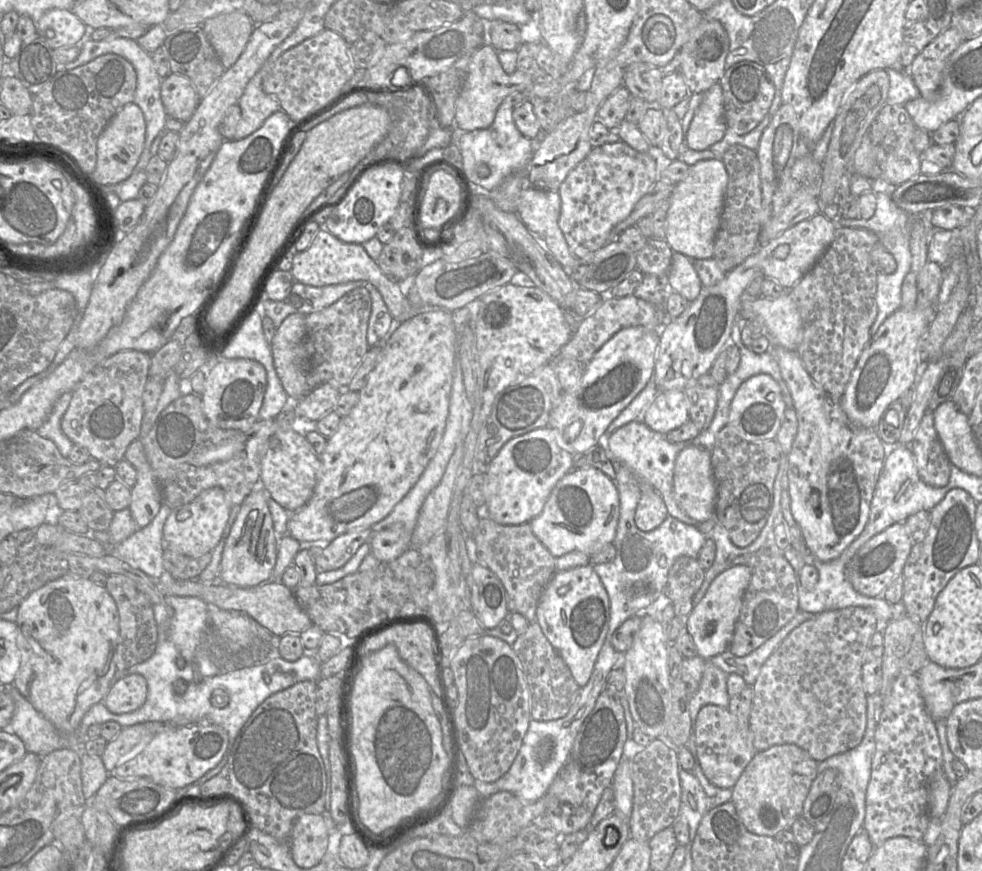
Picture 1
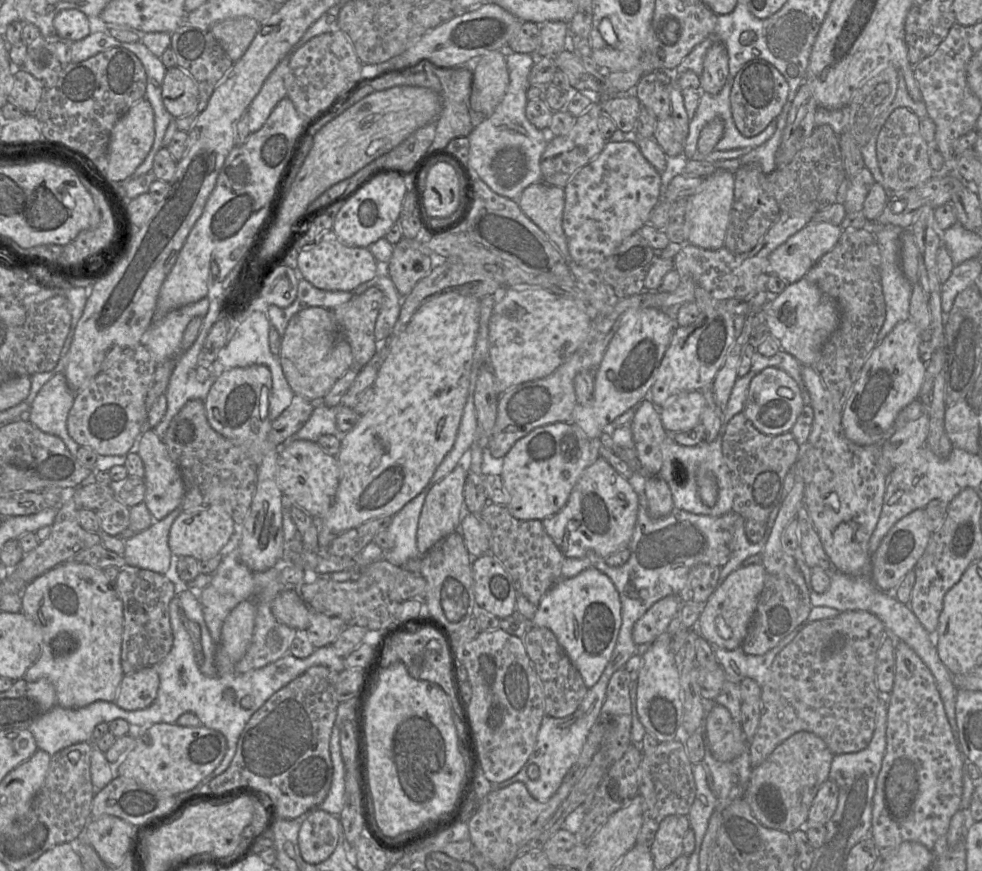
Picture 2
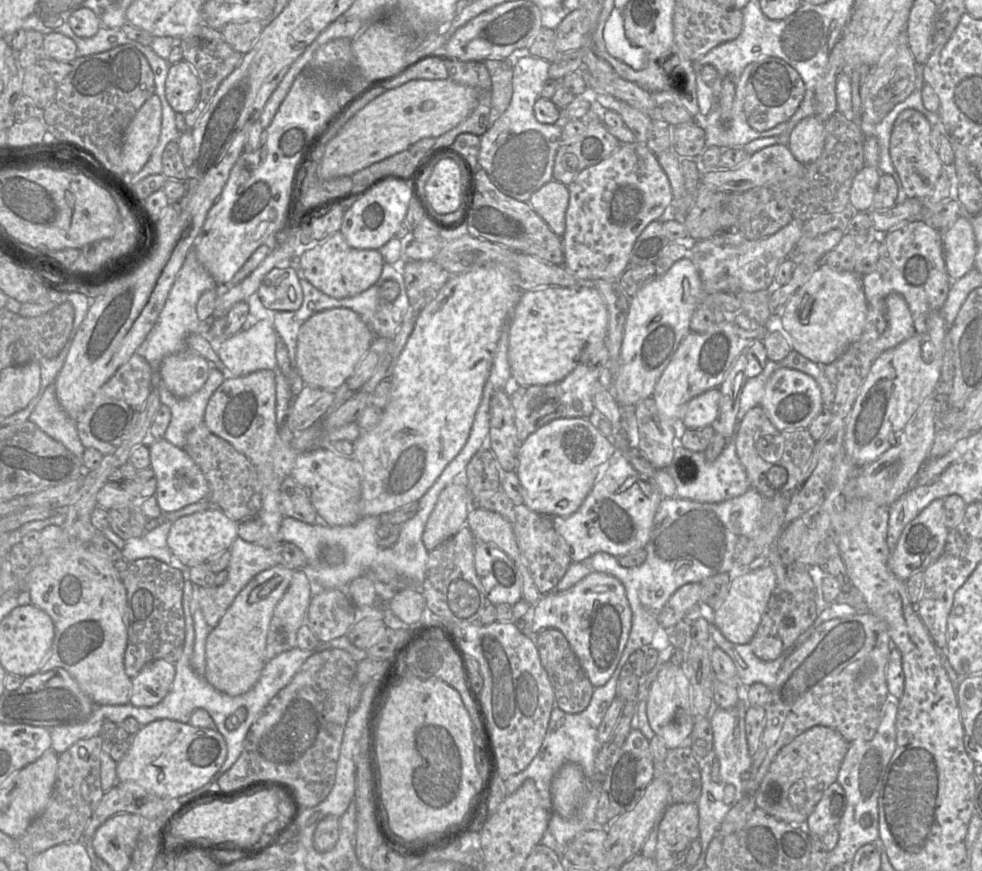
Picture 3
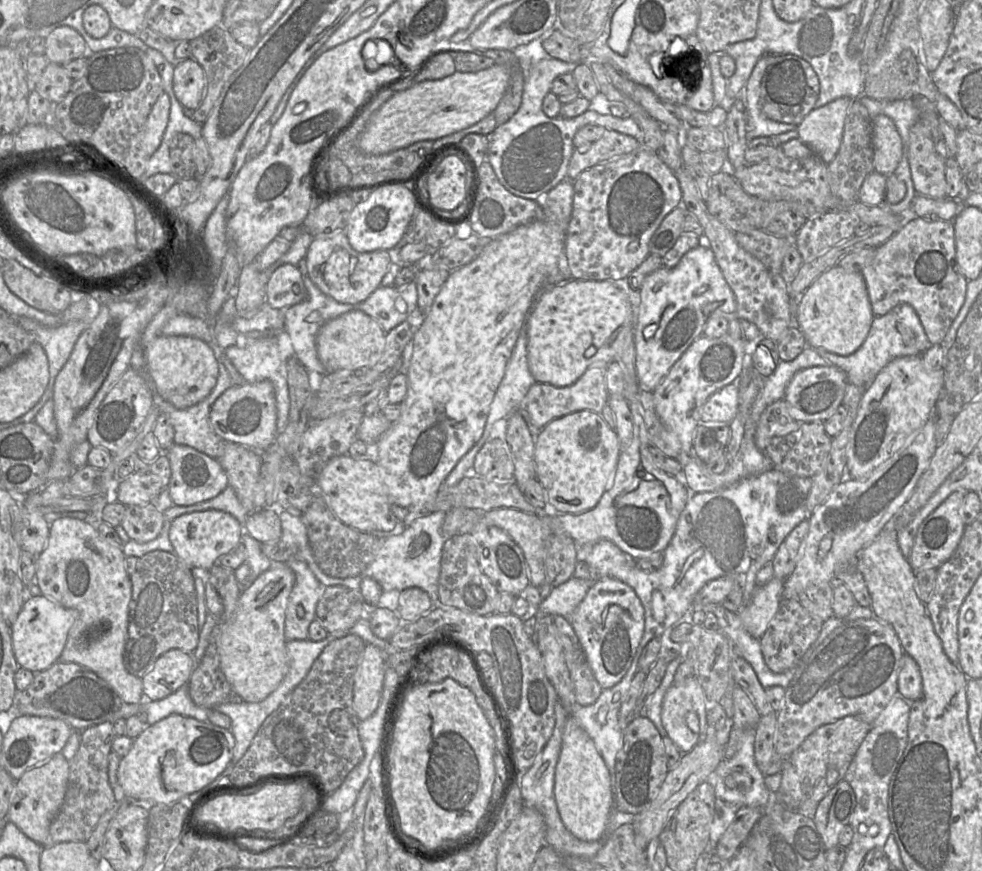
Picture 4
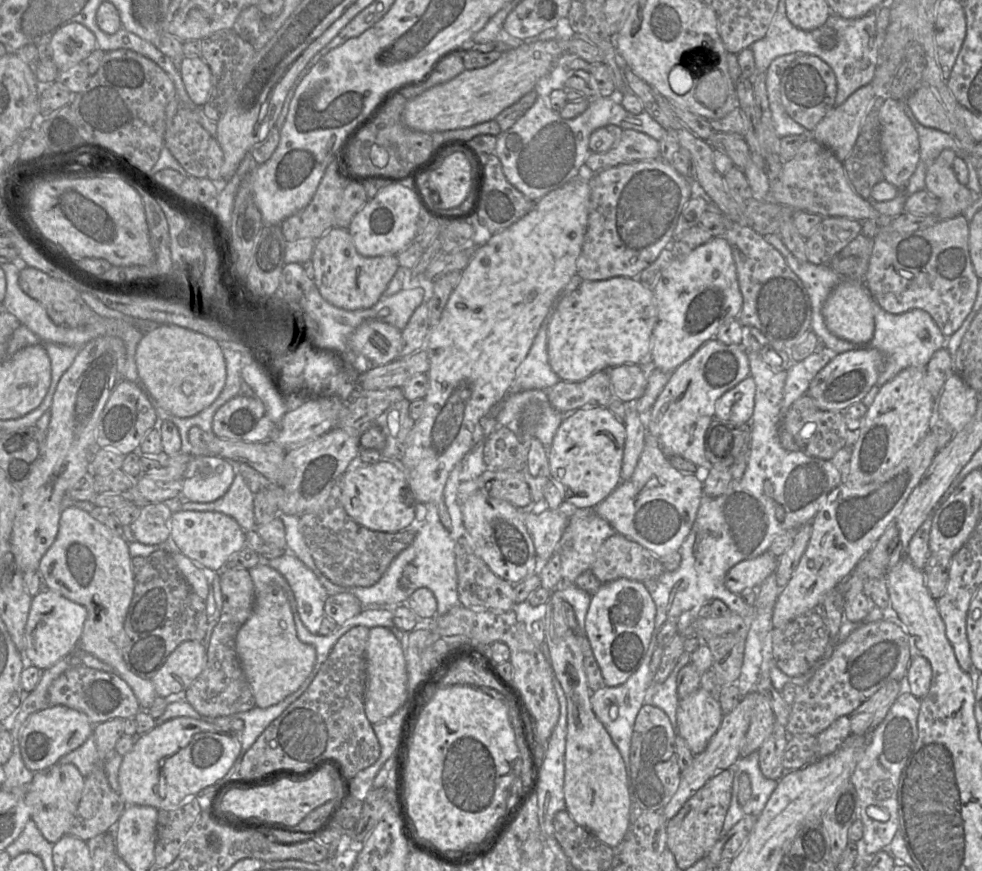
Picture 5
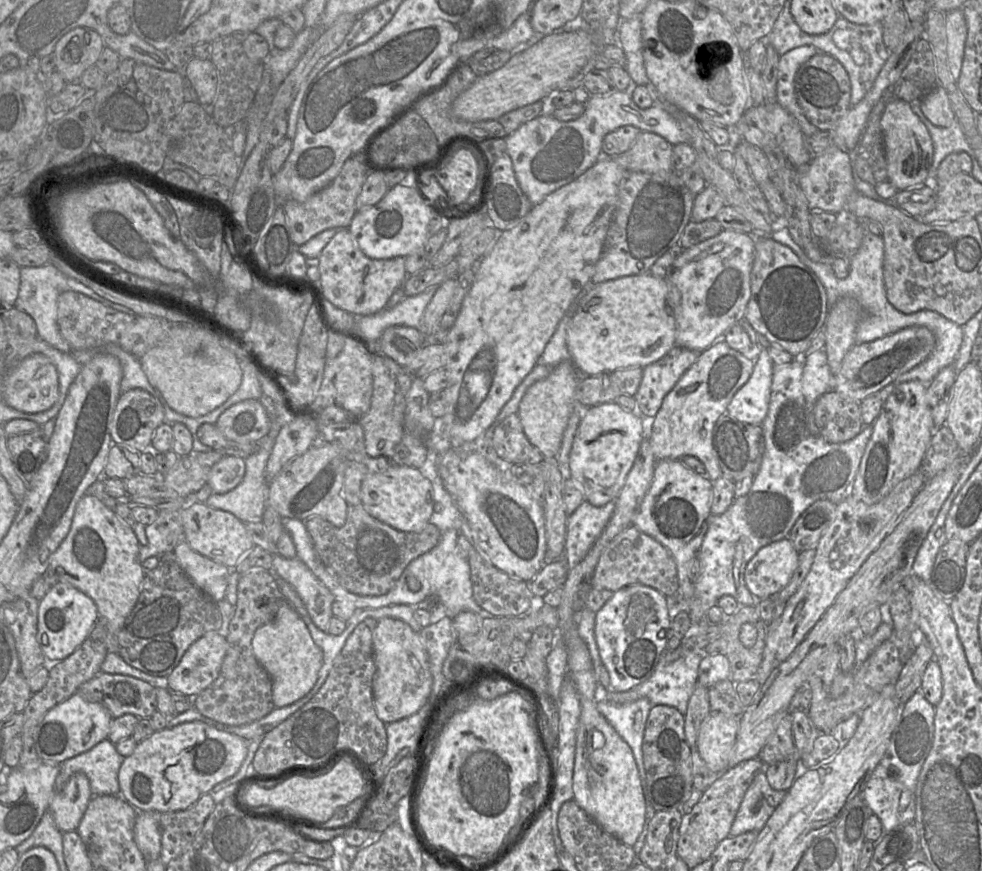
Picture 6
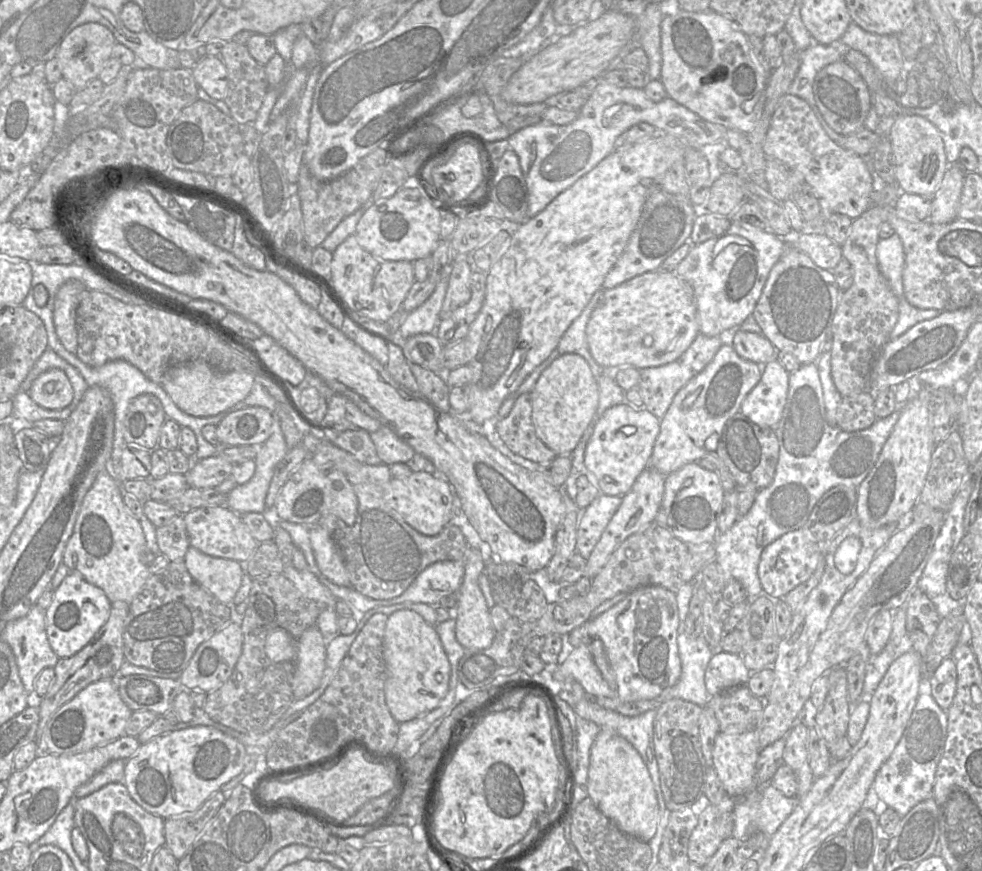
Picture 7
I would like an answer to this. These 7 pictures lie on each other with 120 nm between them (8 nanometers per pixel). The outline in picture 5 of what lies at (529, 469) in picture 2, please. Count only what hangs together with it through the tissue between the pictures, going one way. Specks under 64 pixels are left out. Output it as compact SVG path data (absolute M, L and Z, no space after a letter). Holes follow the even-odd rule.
M590 406L570 413L561 413L562 422L558 427L547 457L551 479L559 487L565 506L571 509L593 509L606 499L621 482L626 429L622 420L614 416L607 407Z

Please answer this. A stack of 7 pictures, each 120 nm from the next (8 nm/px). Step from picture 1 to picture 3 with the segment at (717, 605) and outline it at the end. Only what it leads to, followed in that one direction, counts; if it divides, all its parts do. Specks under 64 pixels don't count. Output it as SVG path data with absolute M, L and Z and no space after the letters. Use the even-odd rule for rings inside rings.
M771 566L751 570L732 578L727 596L714 609L712 623L730 642L749 644L760 624L762 615L775 587L776 575Z

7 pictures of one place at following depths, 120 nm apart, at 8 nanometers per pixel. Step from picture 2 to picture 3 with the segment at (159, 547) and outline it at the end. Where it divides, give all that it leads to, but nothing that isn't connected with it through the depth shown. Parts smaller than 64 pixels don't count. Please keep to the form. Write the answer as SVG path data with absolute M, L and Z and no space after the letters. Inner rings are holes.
M165 521L159 526L146 531L141 537L130 538L125 541L121 550L123 558L128 562L153 557L182 571L185 581L189 580L189 568L174 556L168 547L168 533L172 526L171 521Z

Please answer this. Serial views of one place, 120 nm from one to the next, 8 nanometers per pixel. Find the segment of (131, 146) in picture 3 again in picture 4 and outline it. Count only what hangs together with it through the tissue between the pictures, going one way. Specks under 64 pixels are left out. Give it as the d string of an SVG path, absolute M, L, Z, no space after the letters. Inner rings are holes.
M164 92L158 97L148 116L142 131L141 149L149 156L152 156L161 144L169 120L170 106L170 98Z

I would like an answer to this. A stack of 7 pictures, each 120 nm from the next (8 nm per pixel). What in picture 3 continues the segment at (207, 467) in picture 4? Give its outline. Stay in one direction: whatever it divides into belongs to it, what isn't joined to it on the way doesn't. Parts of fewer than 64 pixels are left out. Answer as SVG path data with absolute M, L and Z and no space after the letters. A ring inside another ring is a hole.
M165 438L147 443L150 467L157 479L155 496L163 514L178 511L208 497L210 489L203 472L183 448L173 445Z

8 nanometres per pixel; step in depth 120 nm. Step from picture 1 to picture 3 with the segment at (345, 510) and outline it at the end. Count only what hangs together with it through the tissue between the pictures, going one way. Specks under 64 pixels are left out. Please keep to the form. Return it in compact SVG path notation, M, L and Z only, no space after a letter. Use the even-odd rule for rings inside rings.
M479 267L471 271L452 275L447 282L440 288L436 296L421 310L412 333L410 334L403 350L401 351L396 365L393 369L390 380L392 389L387 405L383 409L383 415L379 424L362 433L354 443L354 457L362 466L362 484L361 484L361 503L360 514L366 516L380 516L392 512L398 508L415 502L421 498L441 476L449 463L459 454L465 446L475 419L476 412L483 398L483 391L492 367L494 366L496 356L495 351L501 336L502 328L509 324L515 306L524 291L513 285L512 280L496 268Z

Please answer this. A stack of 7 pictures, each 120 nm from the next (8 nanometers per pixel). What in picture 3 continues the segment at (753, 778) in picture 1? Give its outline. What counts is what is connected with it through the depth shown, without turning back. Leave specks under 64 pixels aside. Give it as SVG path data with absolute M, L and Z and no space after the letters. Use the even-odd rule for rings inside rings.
M813 726L797 736L771 762L755 793L757 808L787 823L807 821L824 791L837 781L850 744L837 730L826 726Z

